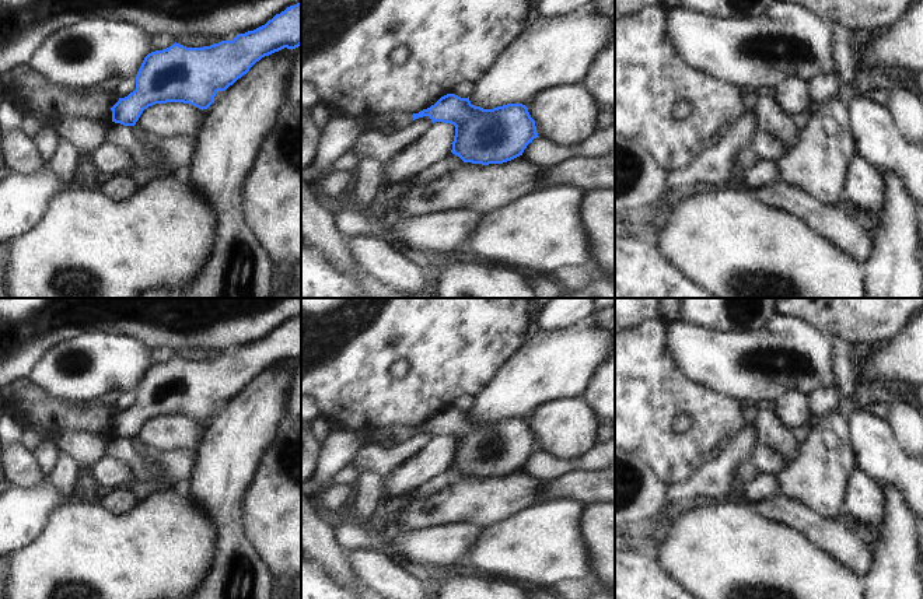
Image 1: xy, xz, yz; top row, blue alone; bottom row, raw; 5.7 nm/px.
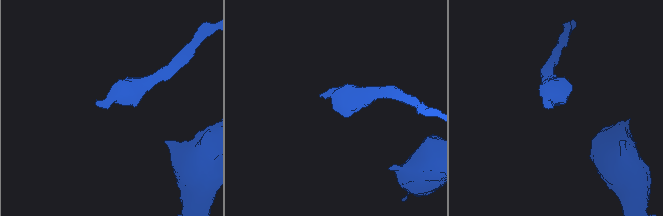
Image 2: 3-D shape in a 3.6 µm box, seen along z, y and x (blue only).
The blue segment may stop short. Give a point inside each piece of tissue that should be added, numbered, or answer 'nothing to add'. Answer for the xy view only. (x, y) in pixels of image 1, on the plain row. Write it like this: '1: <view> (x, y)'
nothing to add

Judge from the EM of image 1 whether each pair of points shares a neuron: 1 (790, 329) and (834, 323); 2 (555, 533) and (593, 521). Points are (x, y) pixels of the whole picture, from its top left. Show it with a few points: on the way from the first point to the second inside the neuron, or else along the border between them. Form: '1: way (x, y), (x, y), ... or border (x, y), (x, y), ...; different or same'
1: border (782, 315), (800, 318), (831, 337); different
2: border (586, 504), (580, 519), (580, 533), (590, 556); different

